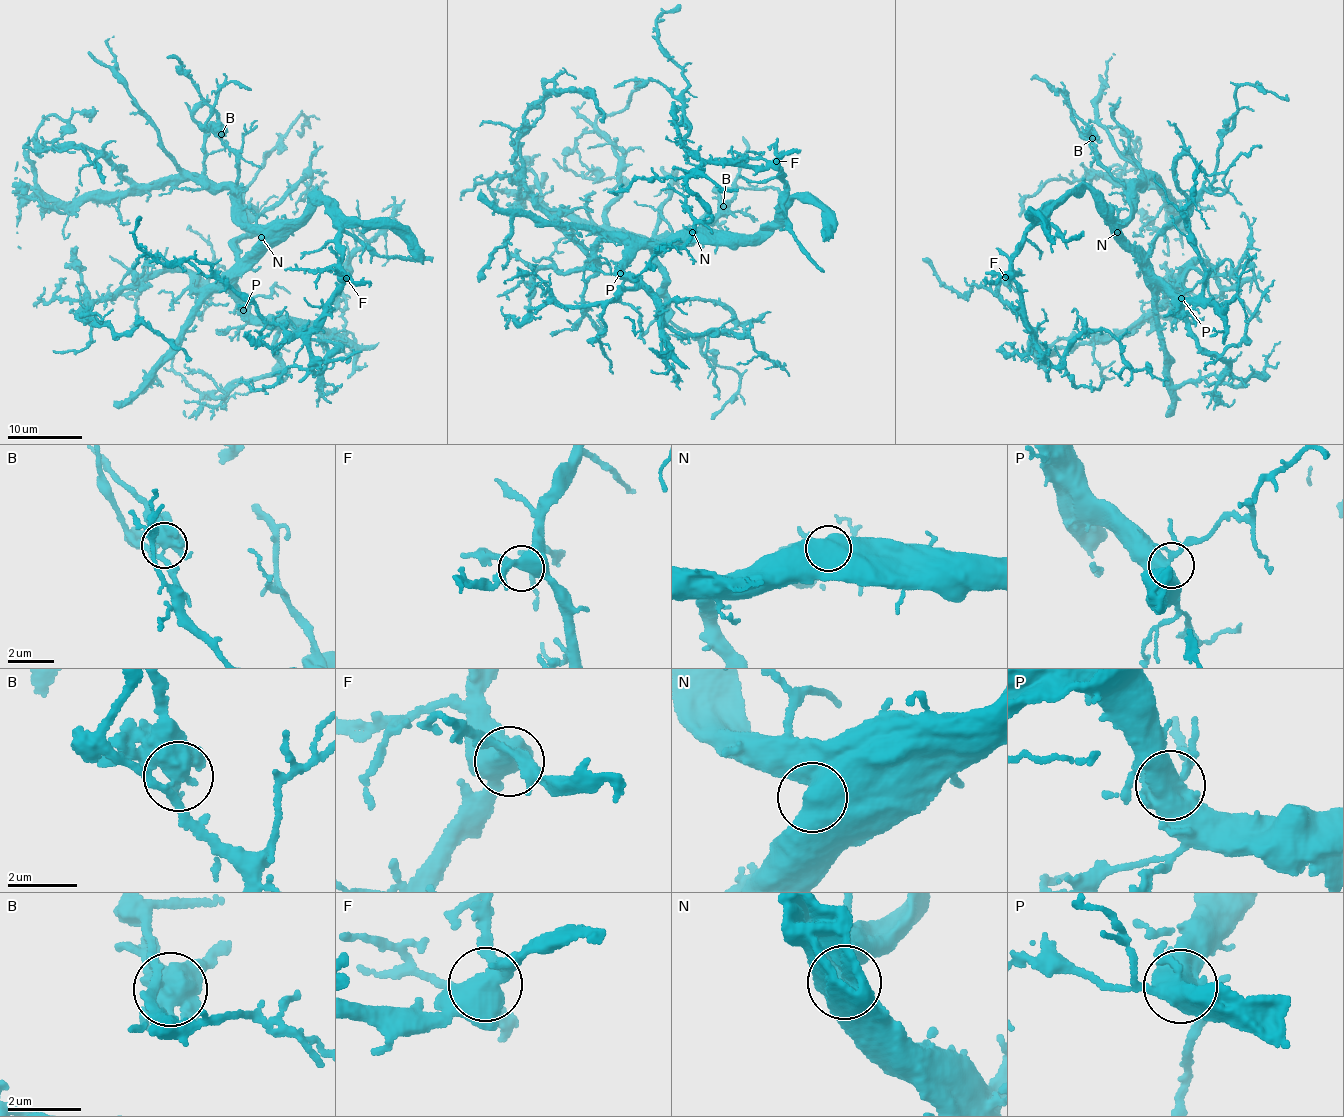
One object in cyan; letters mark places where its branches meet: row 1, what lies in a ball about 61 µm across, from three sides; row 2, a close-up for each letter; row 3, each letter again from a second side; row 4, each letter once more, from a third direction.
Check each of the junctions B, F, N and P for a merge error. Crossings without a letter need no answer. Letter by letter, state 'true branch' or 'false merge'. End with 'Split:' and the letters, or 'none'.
B: false merge
F: true branch
N: true branch
P: true branch
Split: B

